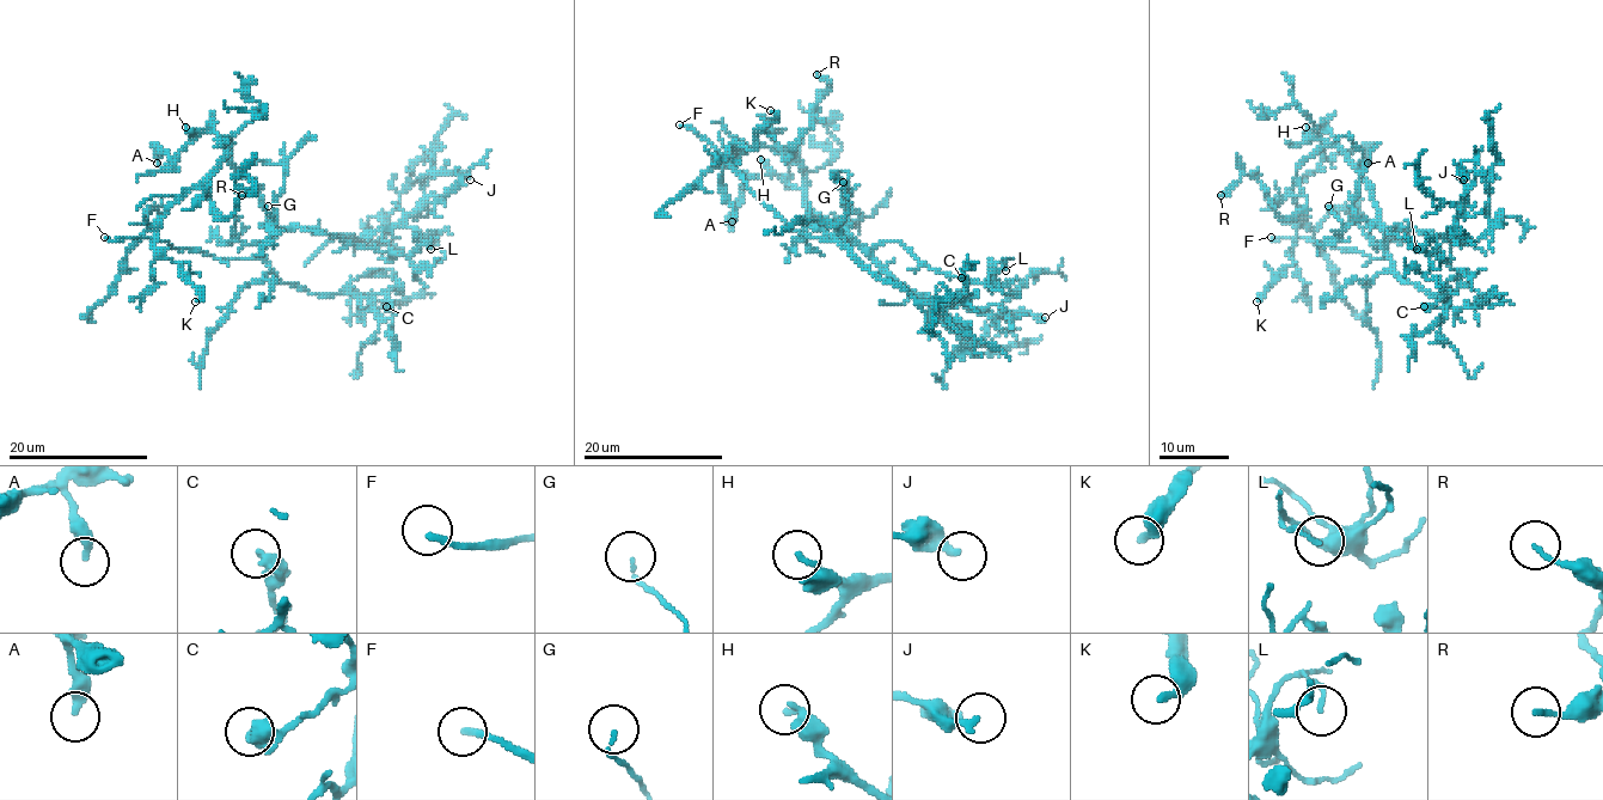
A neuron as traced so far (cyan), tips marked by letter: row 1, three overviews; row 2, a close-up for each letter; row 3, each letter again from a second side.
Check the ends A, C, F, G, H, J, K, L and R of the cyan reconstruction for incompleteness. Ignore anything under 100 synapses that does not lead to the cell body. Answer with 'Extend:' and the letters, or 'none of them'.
Extend: F

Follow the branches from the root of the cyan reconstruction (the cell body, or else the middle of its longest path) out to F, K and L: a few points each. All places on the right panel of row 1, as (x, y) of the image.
F: (1372, 200), (1383, 232), (1384, 260), (1335, 249), (1322, 242), (1273, 240), (1271, 237)
K: (1372, 200), (1365, 177), (1338, 147), (1313, 153), (1292, 189), (1299, 219), (1289, 256), (1296, 261), (1256, 301)
L: (1372, 200), (1376, 219), (1384, 228), (1395, 226), (1388, 233), (1402, 237), (1429, 255), (1417, 249)

